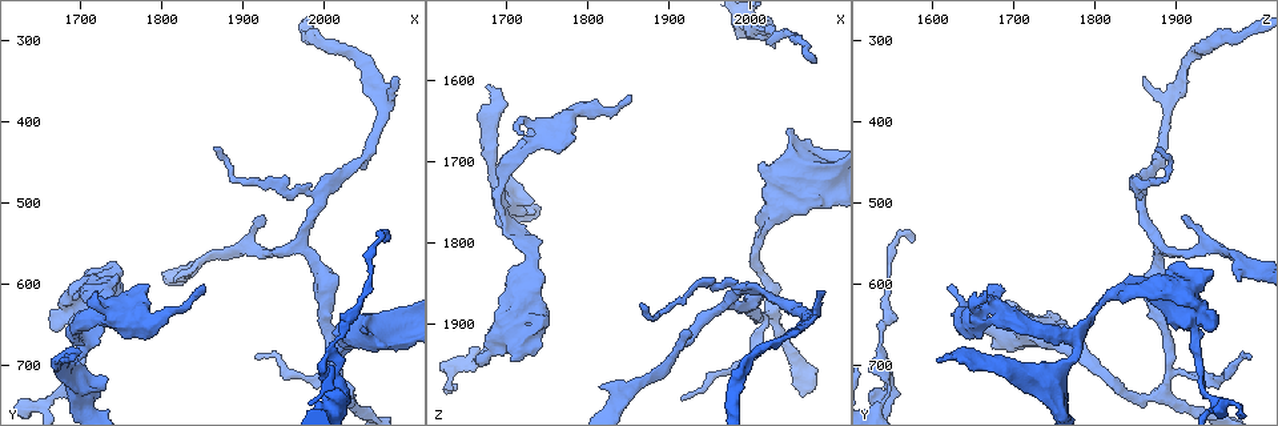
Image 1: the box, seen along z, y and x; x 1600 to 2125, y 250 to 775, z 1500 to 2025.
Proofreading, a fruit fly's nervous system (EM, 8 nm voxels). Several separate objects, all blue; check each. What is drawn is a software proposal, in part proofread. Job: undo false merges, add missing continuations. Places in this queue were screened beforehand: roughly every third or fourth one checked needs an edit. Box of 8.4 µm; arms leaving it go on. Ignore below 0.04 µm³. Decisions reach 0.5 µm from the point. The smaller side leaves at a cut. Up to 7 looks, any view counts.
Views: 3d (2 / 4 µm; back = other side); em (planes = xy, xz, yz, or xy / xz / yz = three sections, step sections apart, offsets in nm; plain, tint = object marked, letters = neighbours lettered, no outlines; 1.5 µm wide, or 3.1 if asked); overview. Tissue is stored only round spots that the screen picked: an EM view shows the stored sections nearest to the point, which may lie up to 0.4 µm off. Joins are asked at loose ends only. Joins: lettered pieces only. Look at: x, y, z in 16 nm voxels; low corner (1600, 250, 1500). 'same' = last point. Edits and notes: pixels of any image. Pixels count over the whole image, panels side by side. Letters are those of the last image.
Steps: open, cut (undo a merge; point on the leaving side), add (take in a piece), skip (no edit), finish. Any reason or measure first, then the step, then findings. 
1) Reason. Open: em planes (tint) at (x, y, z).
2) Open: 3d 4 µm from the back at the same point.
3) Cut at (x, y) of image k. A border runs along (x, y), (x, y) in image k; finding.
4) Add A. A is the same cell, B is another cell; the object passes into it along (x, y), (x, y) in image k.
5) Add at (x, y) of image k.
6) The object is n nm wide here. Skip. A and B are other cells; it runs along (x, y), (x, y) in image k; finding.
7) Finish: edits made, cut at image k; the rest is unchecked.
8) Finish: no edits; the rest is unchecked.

Branch stops here. Open: 3d 4 µm at (2090, 345, 1860).

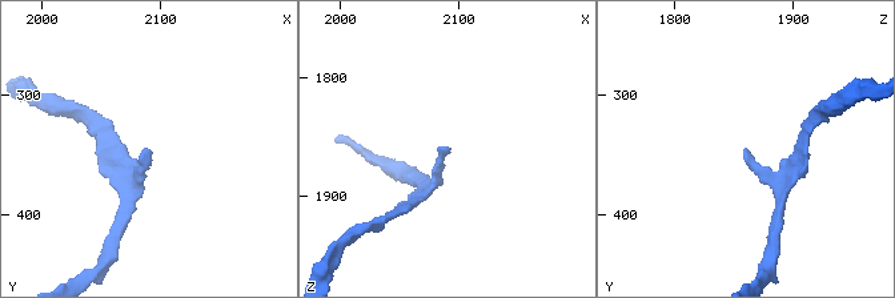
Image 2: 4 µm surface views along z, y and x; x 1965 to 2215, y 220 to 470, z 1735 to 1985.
Open: em yz step 8 (plain) at (2088, 344, 1860).

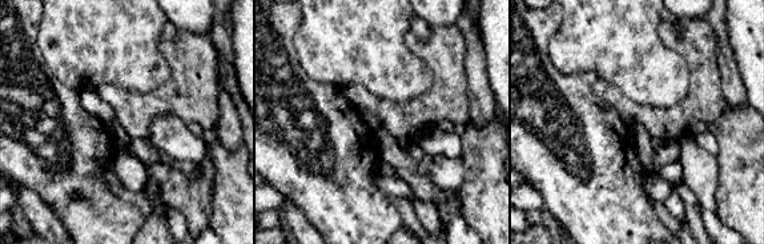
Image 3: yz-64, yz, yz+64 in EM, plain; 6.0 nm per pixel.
See the neighbours. Open: em yz step 8 (letters) at the same point.

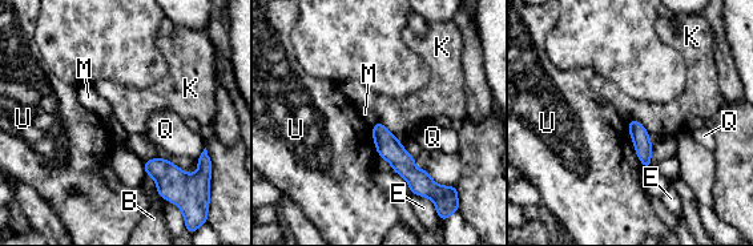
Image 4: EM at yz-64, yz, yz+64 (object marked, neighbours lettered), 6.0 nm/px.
The object is 100 nm wide here. Skip. B, E, K, M, Q and U are other cells; it runs along (378, 125), (387, 146), (422, 185) in image 4; none of them fits.

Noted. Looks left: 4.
Open: em yz step 4 (letters) at (1815, 600, 1980).

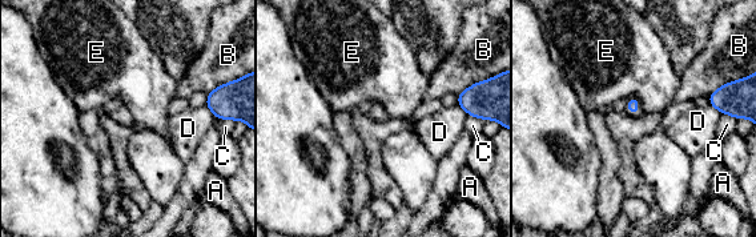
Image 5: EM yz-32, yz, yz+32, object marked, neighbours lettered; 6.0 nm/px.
Open: em planes (letters) at the same point.

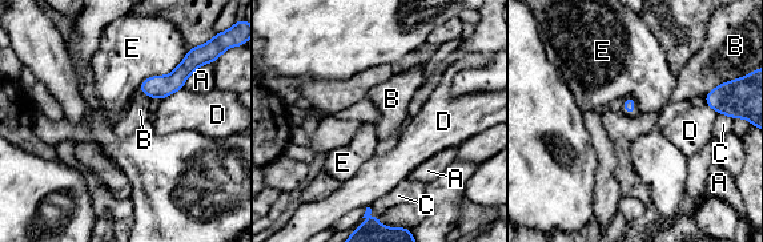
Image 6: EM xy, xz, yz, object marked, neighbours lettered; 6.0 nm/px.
Skip. A, B, C, D and E are other cells; a border runs along (722, 83), (705, 96) in image 6; none of them fits.

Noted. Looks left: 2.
Free end. Open: em planes (letters) at (1680, 695, 1605).

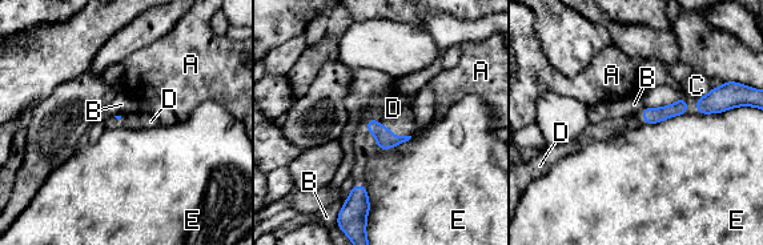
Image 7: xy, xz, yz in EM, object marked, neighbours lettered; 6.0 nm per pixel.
Add D. D is the same cell, A, B, C and E are other cells; the object passes into it along (385, 140), (389, 129), (393, 108) in image 7; the neuron continues.

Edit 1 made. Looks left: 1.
Finish: edits made, add at image 7; the rest is unchecked.

